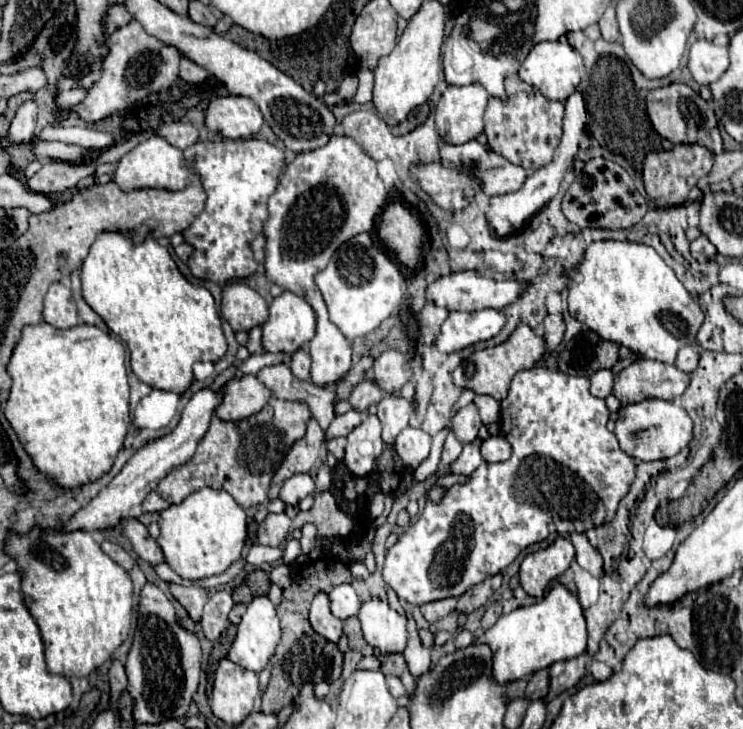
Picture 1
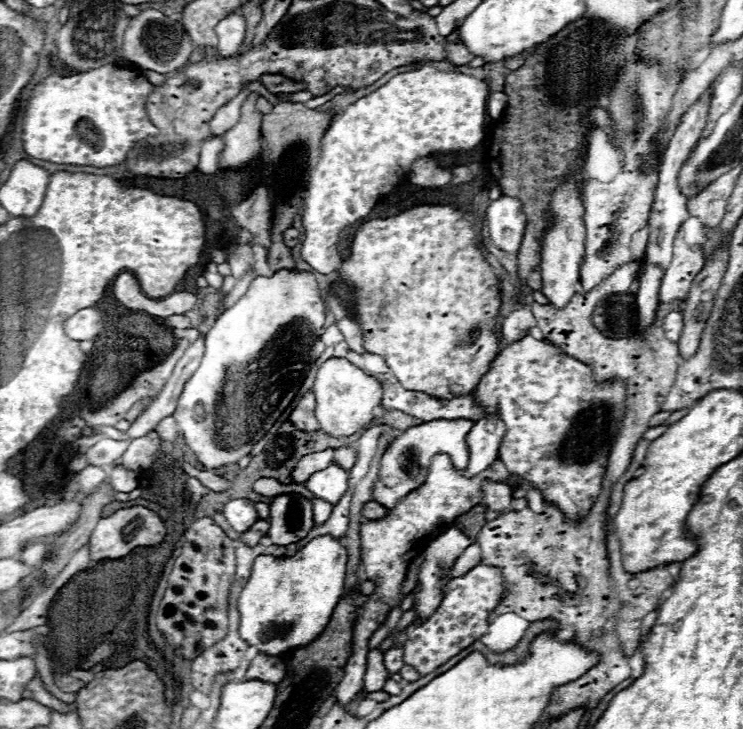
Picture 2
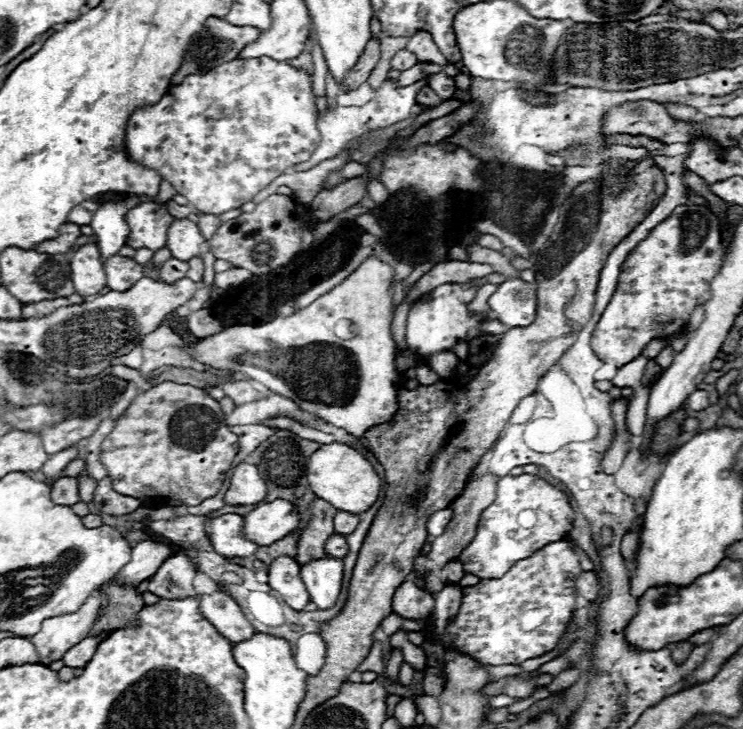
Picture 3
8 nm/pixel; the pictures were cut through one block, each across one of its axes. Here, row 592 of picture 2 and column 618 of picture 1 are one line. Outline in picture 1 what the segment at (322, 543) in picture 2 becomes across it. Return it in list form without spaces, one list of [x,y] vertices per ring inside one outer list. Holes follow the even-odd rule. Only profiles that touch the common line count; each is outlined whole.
[[[628,240],[592,242],[584,252],[584,260],[564,270],[564,276],[568,278],[570,316],[598,332],[604,340],[622,344],[650,360],[674,364],[678,350],[696,338],[704,322],[694,296],[688,294],[658,252],[646,244]],[[578,274],[582,274],[582,282],[574,280]]]

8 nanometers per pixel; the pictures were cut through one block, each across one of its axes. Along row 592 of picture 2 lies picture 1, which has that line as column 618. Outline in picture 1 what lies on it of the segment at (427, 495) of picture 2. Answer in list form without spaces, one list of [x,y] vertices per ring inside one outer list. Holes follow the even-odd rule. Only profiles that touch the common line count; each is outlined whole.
[[[640,358],[616,374],[614,396],[622,406],[648,398],[674,400],[686,390],[688,382],[690,376],[680,372],[676,366]]]

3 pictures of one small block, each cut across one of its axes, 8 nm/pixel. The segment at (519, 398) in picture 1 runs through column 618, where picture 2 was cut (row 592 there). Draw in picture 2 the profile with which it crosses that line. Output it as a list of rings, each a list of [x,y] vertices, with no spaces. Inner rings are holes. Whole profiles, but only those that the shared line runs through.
[[[478,564],[468,574],[454,578],[448,584],[440,608],[426,622],[410,624],[404,632],[396,634],[394,642],[402,644],[404,648],[404,664],[410,664],[420,674],[434,672],[438,666],[446,664],[452,656],[456,656],[488,632],[488,616],[498,606],[502,594],[502,574],[494,566]]]

